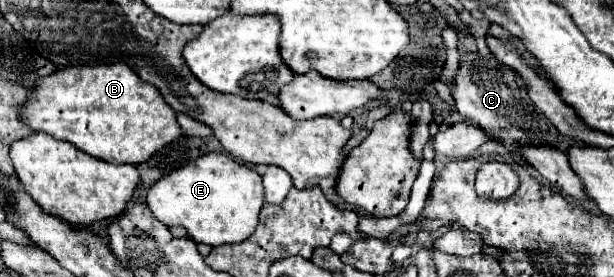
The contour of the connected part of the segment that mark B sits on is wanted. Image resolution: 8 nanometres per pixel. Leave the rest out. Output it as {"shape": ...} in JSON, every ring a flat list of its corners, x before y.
{"shape":[[124,62,60,68,36,86,22,110,22,120,32,130,48,132,94,158,114,164,146,162,160,148,180,138,176,112,166,106,156,86,142,82]]}

